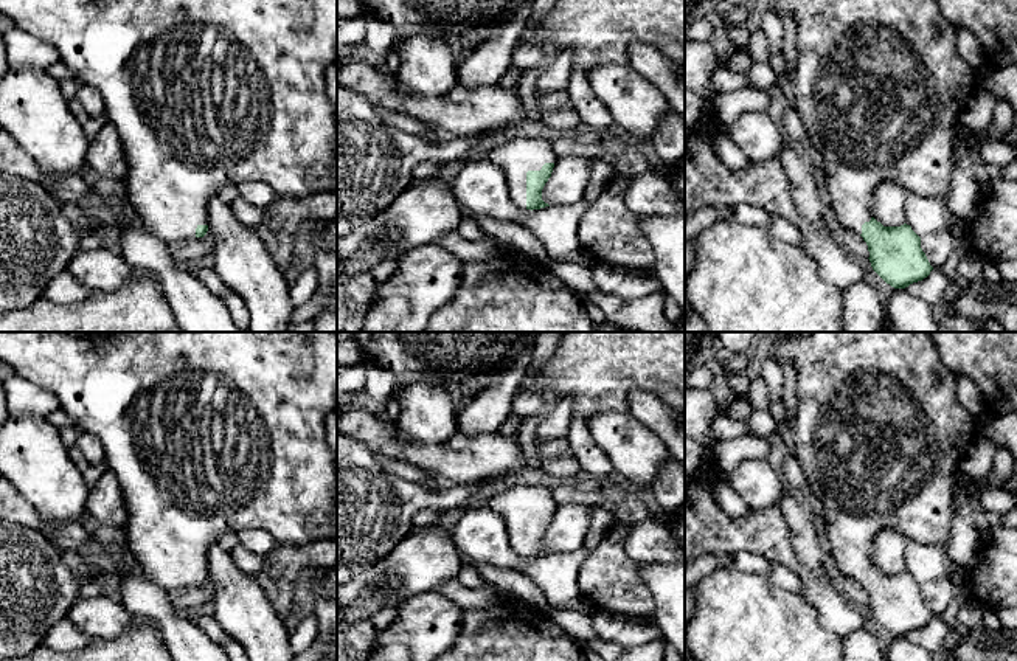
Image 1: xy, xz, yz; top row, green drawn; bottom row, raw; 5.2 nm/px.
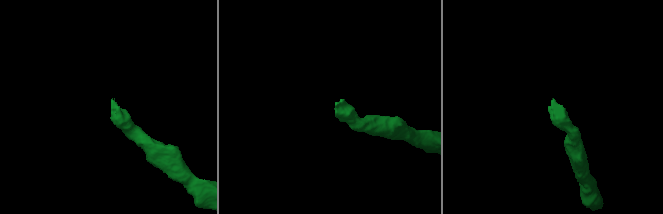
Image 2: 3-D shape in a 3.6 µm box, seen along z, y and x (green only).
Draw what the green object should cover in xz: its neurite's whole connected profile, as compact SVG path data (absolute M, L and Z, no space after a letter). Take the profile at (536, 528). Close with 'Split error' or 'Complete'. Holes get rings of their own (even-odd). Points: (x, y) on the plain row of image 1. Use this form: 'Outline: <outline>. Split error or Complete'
Outline: M517 486L492 497L488 507L503 517L515 554L531 559L550 554L542 548L556 509L550 489Z. Split error

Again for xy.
Outline: M0 332L0 362L9 365L16 375L51 391L61 408L76 422L79 433L89 433L99 439L104 448L109 469L116 475L123 500L127 507L127 523L124 532L127 546L135 554L144 574L163 590L191 588L203 585L208 579L207 554L225 532L241 532L244 529L264 529L276 545L301 546L317 540L337 538L337 456L326 441L326 419L337 410L337 332L90 332L85 337L73 337L68 332Z. Split error

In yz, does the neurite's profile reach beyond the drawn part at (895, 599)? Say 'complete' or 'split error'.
split error

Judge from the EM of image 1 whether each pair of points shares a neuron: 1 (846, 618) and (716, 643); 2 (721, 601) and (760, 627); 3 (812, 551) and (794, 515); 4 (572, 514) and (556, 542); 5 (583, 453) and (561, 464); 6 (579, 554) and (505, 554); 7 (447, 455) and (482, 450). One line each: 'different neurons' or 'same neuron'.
1: different neurons
2: same neuron
3: same neuron
4: same neuron
5: different neurons
6: same neuron
7: same neuron

